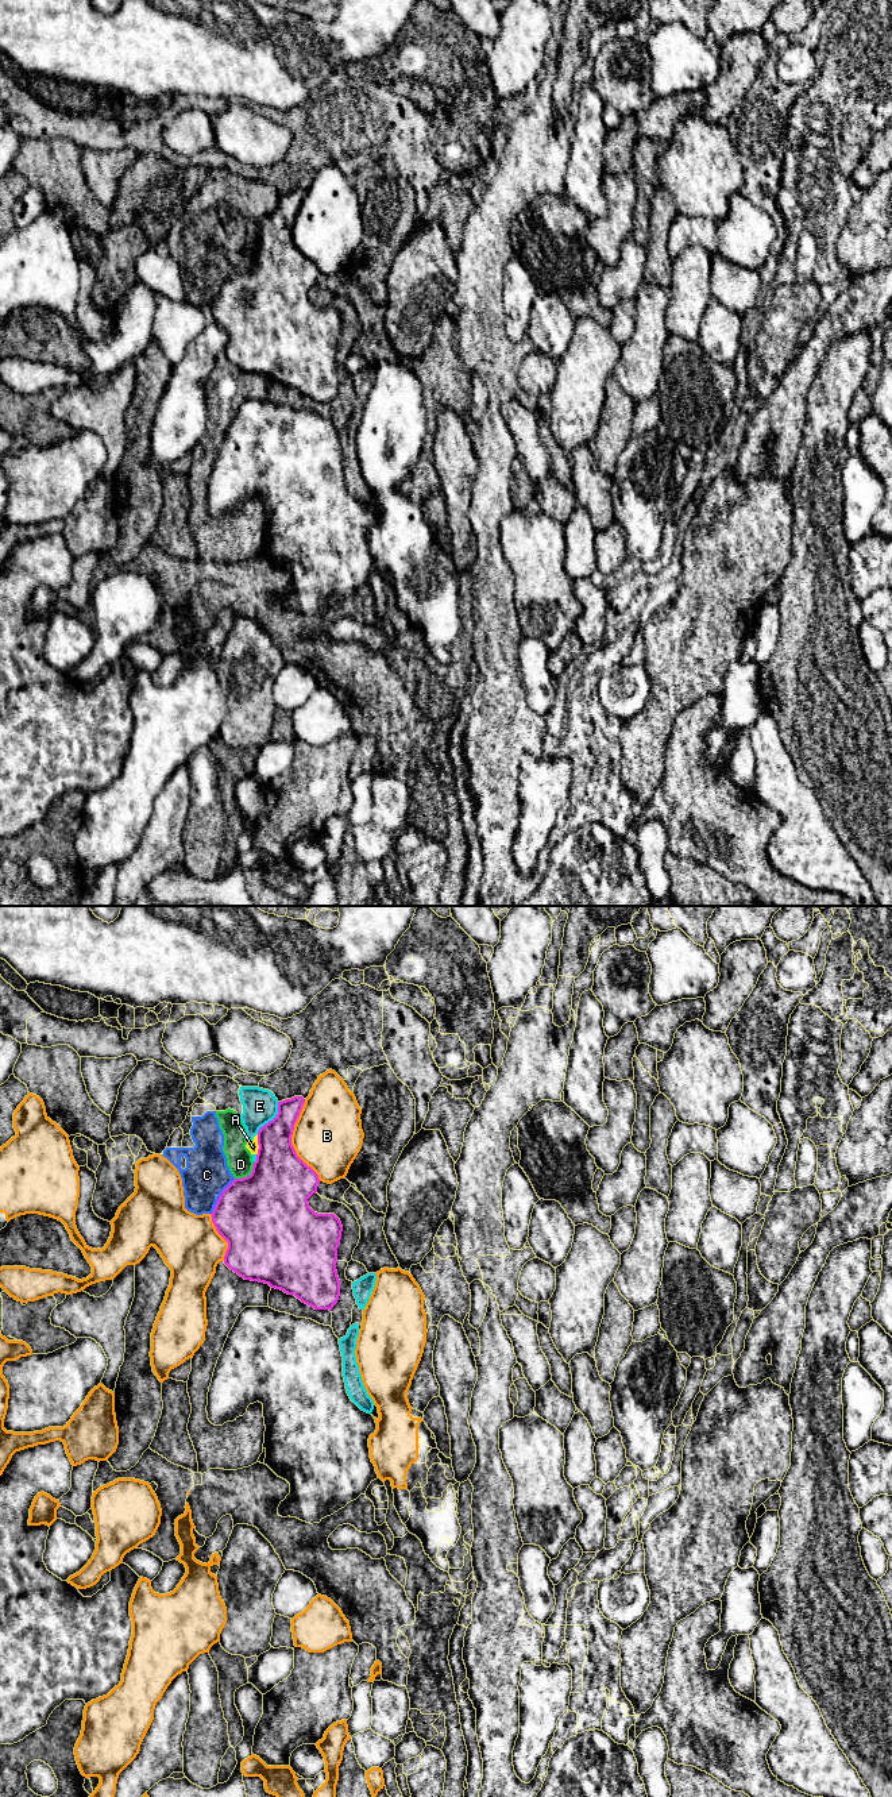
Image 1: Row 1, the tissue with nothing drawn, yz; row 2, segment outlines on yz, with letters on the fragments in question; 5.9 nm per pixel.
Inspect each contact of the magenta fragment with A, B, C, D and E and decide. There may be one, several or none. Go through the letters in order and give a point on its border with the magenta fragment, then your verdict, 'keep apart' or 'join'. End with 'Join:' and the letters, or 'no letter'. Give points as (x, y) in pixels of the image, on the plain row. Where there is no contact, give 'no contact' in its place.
A: meets magenta in yz at (258, 236); keep apart
B: meets magenta in yz at (290, 232); keep apart
C: meets magenta in yz at (220, 289); keep apart
D: meets magenta in yz at (247, 269); keep apart
E: meets magenta in yz at (273, 212); keep apart
Join: no letter

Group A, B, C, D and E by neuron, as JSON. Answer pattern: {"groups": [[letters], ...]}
{"groups": [["A", "C", "D", "E"], ["B"]]}

